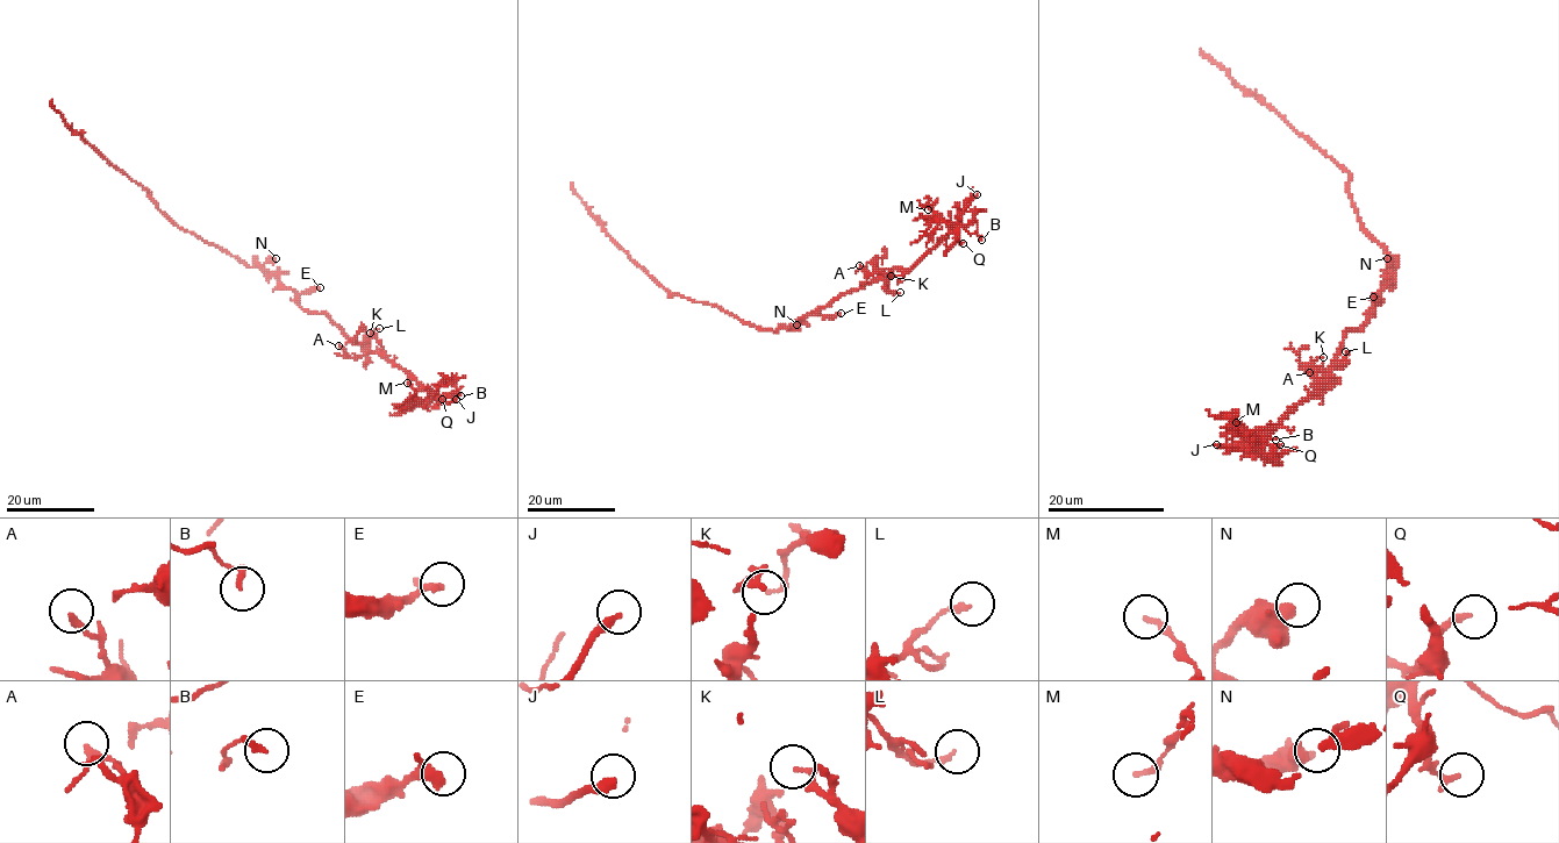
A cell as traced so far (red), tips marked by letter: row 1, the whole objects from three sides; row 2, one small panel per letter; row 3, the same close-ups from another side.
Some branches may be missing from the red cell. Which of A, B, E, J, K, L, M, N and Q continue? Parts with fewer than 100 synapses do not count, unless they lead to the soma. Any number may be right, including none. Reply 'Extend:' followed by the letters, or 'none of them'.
Extend: J

